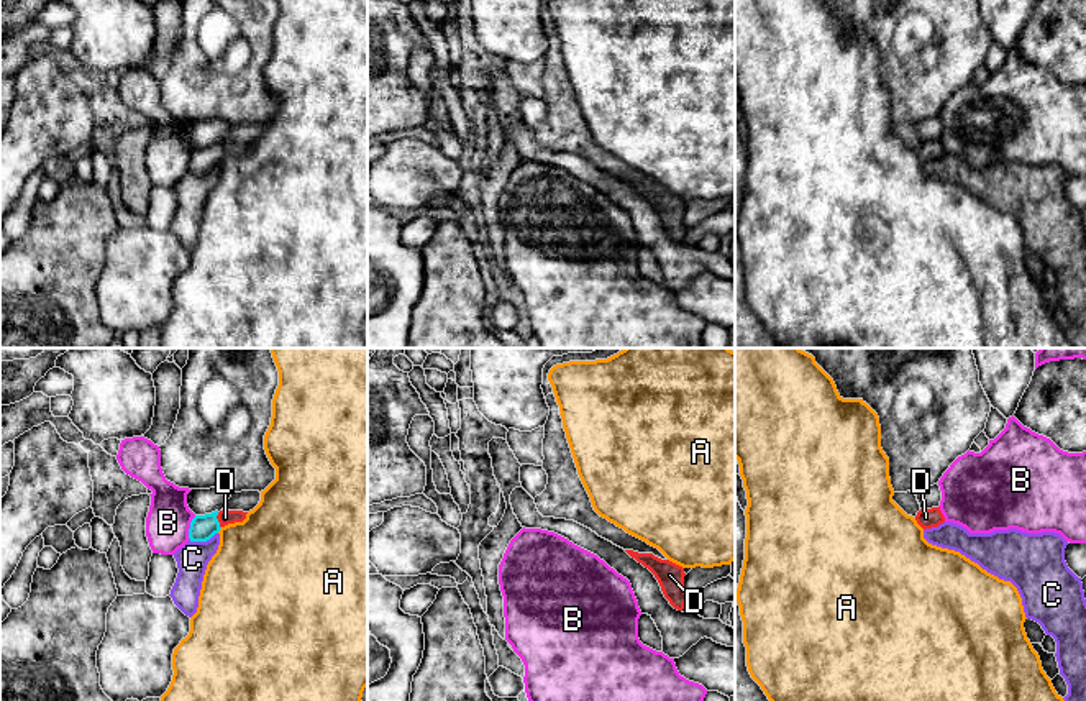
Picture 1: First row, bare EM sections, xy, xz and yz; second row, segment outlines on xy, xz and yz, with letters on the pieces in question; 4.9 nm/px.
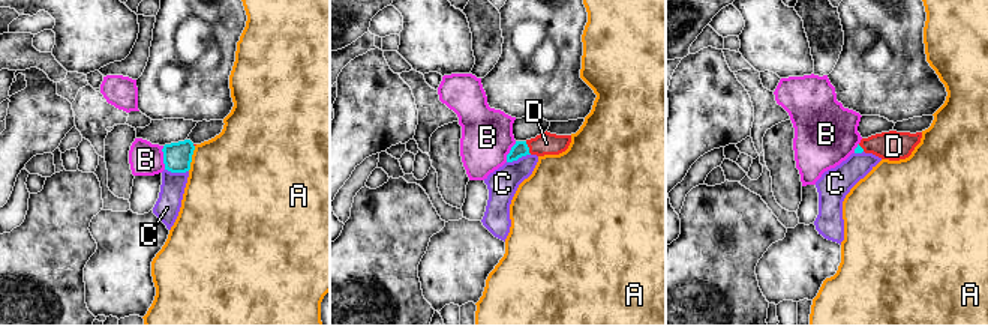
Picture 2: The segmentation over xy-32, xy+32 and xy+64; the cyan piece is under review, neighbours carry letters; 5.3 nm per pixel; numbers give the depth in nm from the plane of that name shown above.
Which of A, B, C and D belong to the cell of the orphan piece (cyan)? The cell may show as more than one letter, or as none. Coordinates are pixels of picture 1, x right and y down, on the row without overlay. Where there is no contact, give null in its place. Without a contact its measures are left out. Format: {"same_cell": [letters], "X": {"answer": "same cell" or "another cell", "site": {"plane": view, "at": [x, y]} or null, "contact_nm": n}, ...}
{"same_cell": ["D"], "A": {"answer": "another cell", "site": {"plane": "xy", "at": [219, 163]}, "contact_nm": 40}, "B": {"answer": "another cell", "site": {"plane": "xy", "at": [191, 160]}, "contact_nm": 120}, "C": {"answer": "another cell", "site": {"plane": "xy", "at": [202, 173]}, "contact_nm": 150}, "D": {"answer": "same cell", "site": {"plane": "xy", "at": [217, 153]}, "contact_nm": 80}}

